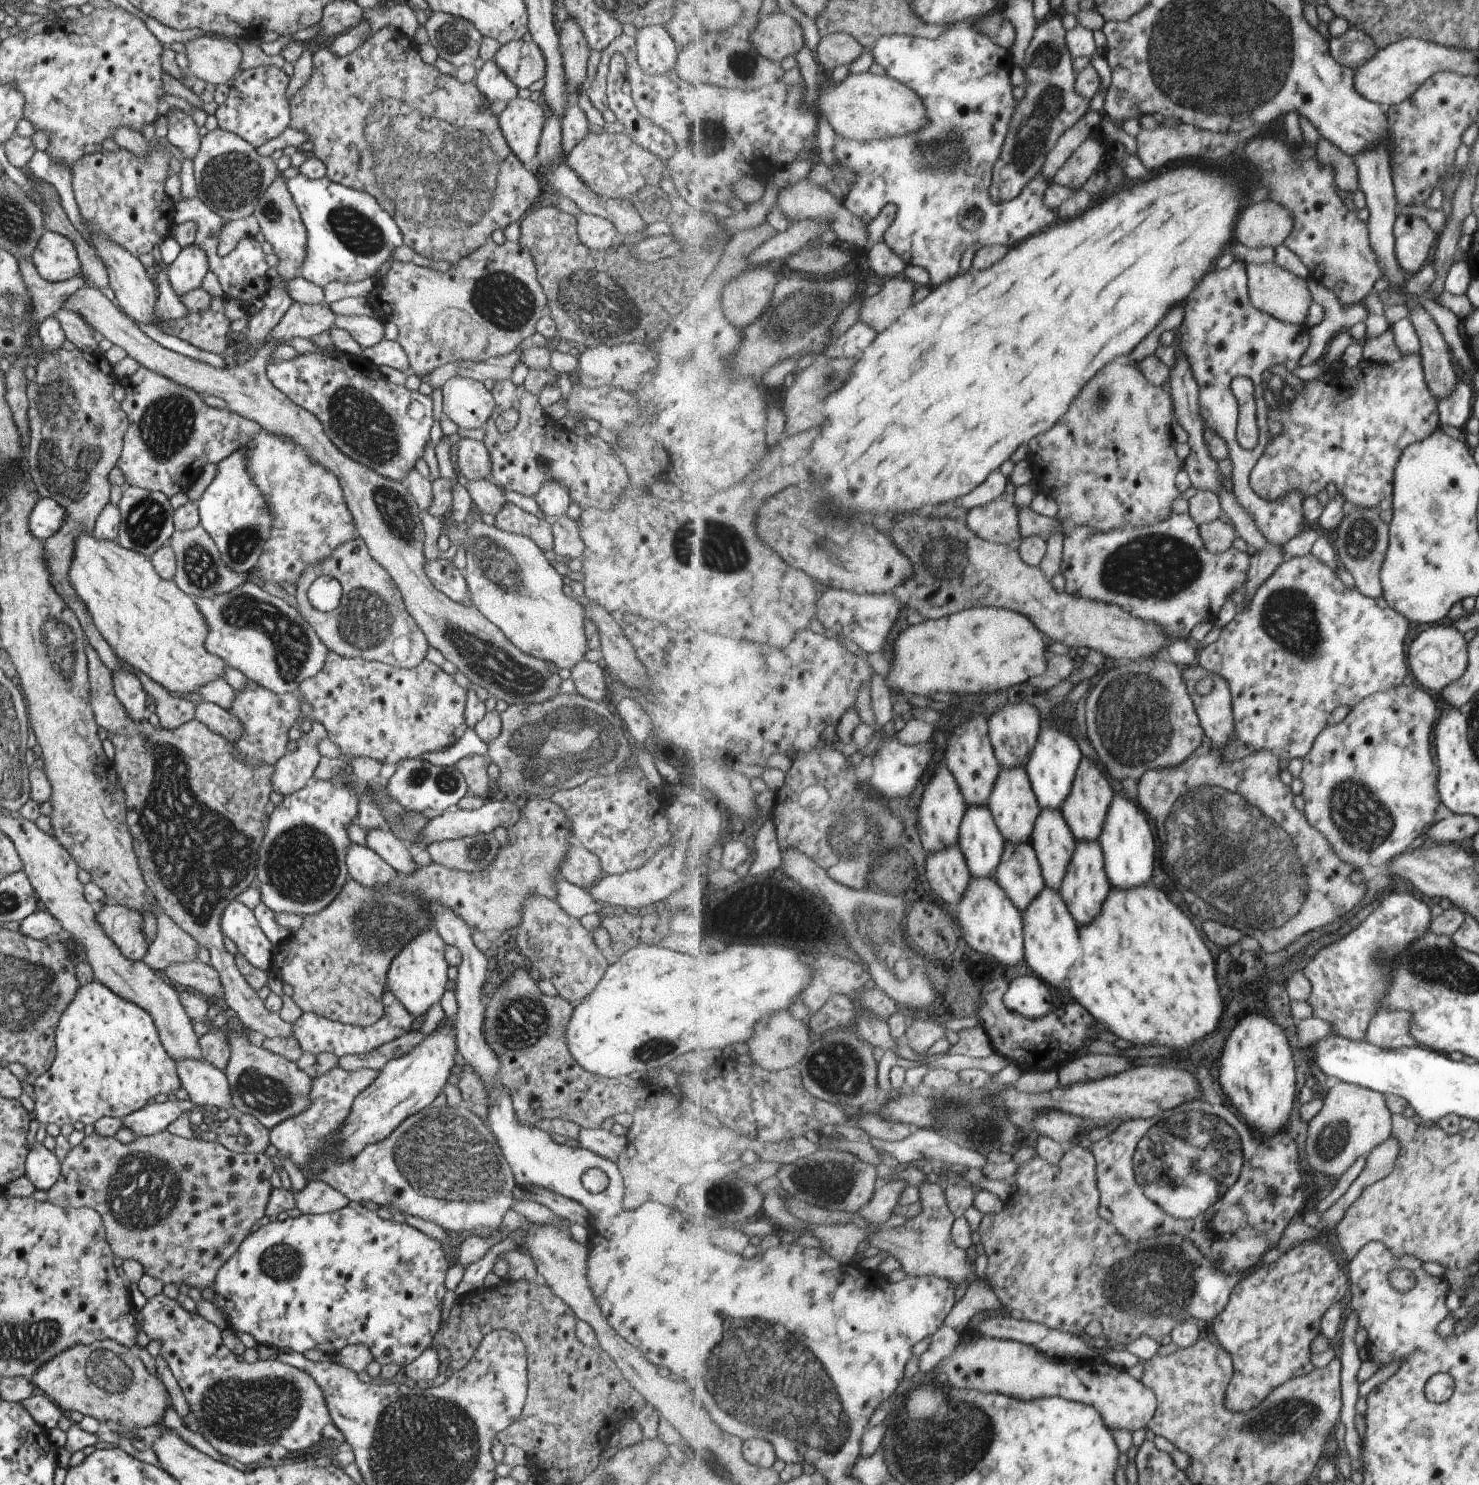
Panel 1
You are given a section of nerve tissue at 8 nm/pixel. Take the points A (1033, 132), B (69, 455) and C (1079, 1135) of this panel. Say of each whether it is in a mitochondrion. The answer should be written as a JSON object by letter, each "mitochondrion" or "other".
{"A":"mitochondrion","B":"mitochondrion","C":"other"}

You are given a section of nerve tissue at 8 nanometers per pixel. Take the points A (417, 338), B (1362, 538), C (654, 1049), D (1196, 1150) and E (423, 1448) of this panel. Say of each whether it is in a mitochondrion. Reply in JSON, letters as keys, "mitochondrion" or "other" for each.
{"A":"other","B":"mitochondrion","C":"mitochondrion","D":"mitochondrion","E":"mitochondrion"}

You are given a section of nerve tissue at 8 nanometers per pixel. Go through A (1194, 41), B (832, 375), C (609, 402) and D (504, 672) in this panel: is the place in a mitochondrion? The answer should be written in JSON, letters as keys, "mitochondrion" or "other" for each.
{"A":"mitochondrion","B":"mitochondrion","C":"other","D":"mitochondrion"}

